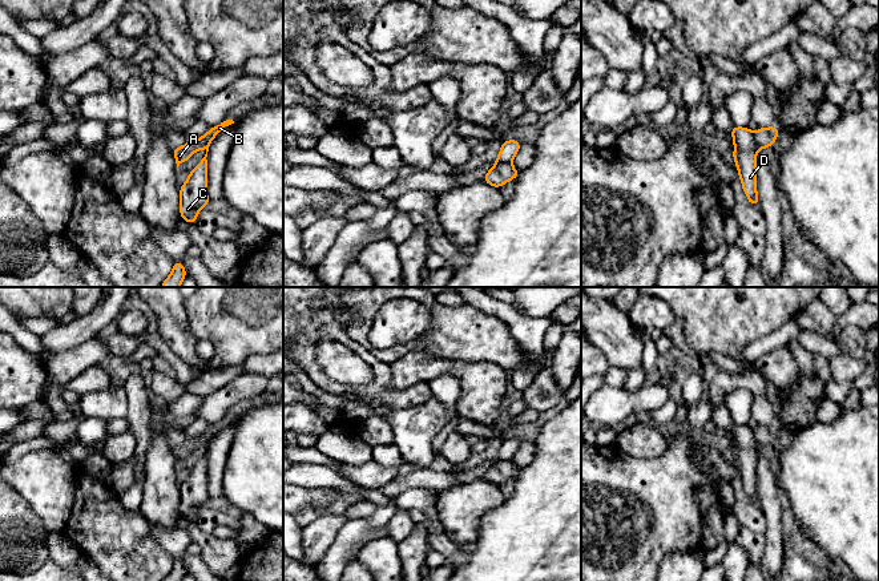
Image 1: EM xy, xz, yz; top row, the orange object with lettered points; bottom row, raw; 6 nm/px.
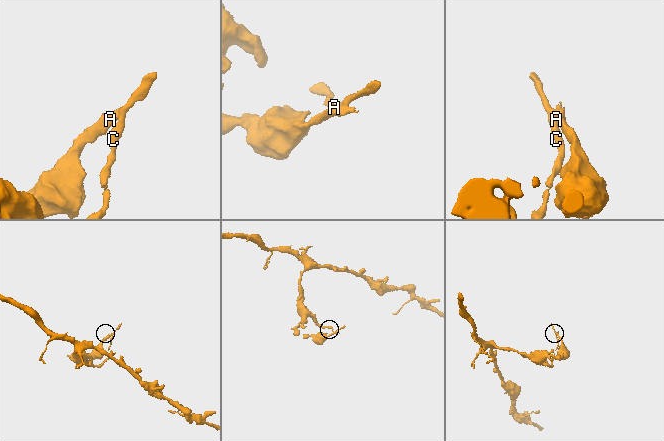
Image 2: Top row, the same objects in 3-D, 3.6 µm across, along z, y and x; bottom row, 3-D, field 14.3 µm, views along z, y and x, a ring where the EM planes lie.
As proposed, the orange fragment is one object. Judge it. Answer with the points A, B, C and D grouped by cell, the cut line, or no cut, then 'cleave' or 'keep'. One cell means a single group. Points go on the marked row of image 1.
A B / C D | yz (753, 134), (757, 148) | cleave

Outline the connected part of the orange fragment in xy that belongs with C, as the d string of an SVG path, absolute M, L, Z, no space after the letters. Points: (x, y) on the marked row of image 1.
M210 142L206 145L206 154L201 162L190 172L186 182L180 187L180 214L189 223L197 225L197 214L201 209L209 206L207 198L207 152Z

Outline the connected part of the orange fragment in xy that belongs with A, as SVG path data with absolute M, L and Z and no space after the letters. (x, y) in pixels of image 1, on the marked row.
M226 120L226 121L221 122L219 125L210 128L203 137L199 137L194 141L188 141L182 148L174 146L173 154L174 154L174 158L176 158L177 168L182 162L188 161L194 152L197 152L198 149L206 148L206 145L210 141L213 141L213 138L218 133L221 133L226 126L229 126L231 124L234 124L233 120Z

